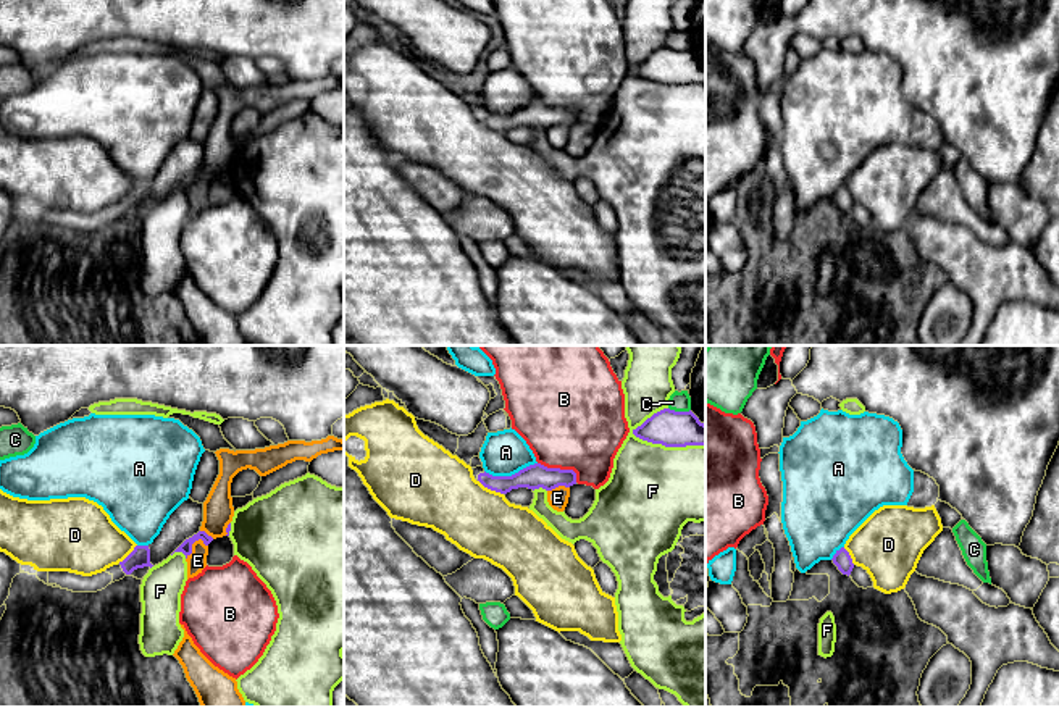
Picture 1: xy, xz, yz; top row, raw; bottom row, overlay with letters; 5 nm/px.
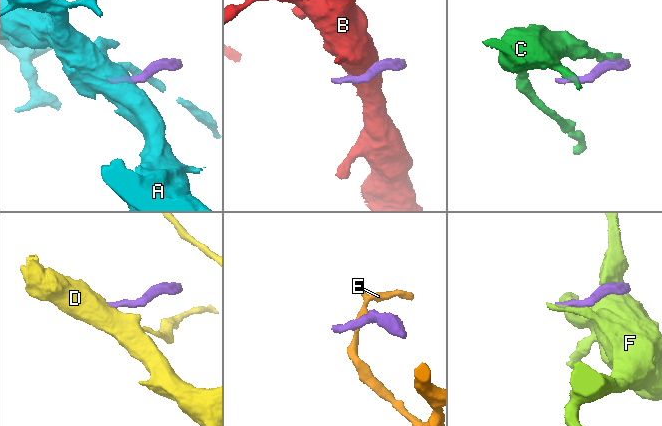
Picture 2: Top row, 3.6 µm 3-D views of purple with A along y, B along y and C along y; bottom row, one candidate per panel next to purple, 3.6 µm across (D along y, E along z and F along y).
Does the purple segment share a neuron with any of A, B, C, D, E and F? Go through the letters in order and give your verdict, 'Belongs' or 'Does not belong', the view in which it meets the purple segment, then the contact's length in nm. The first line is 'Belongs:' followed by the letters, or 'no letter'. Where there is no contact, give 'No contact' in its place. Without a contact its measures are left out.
Belongs: no letter
A: Does not belong. Touches purple in xz. Shared border 260 nm
B: Does not belong. Touches purple in xz. Shared border 220 nm
C: Does not belong. Touches purple in xz. Shared border 110 nm
D: Does not belong. Touches purple in xz. Shared border 150 nm
E: Does not belong. Touches purple in xy. Shared border 130 nm
F: Does not belong. Touches purple in xz. Shared border 380 nm

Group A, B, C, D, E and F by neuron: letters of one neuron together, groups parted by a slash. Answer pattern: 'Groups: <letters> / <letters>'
Groups: A / B / C / D / E / F

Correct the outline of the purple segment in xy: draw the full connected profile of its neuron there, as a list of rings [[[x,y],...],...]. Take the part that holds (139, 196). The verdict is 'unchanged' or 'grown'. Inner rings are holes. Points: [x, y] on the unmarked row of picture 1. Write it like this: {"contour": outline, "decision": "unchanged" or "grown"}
{"contour": [[[136,184],[123,200],[92,215],[82,215],[69,210],[37,210],[36,213],[40,220],[53,226],[73,231],[97,231],[144,205],[153,205],[150,202],[149,184]]], "decision": "grown"}

